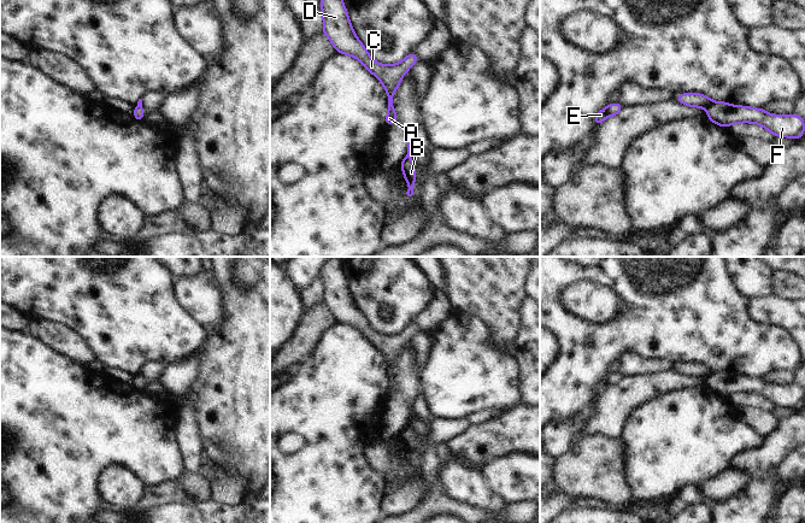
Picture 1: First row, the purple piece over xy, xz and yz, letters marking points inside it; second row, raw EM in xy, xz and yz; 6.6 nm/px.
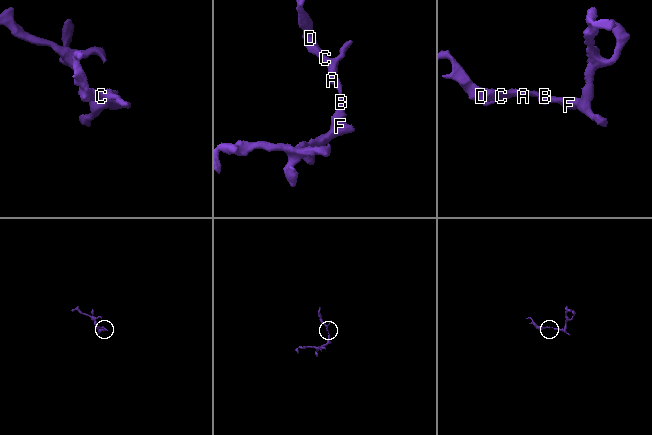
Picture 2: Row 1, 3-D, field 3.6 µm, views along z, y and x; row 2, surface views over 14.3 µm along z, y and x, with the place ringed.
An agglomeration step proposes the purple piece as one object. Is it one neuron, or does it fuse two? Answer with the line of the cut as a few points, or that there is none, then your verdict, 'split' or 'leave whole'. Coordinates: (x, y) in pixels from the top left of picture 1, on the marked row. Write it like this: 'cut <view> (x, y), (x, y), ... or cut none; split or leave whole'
cut yz (715, 103), (707, 109); split

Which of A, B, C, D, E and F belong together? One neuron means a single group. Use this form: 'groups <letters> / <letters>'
groups A C D E / B F

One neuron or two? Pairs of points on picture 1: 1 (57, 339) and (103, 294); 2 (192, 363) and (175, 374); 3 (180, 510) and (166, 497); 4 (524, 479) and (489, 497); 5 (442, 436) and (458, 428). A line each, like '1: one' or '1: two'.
1: two
2: one
3: two
4: two
5: one

